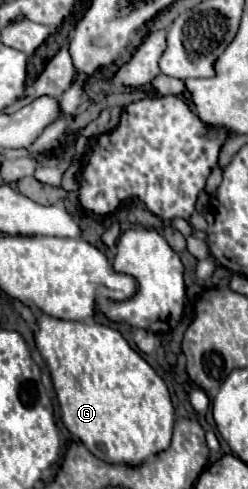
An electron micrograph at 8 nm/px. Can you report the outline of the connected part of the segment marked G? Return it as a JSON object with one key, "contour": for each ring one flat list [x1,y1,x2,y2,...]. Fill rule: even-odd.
{"contour":[[40,314,40,330,36,332,36,346,46,360,52,384,60,402,62,422,84,446,106,464,128,464,140,466,150,456,164,452,172,442,174,428,174,406,164,380,152,370,152,366,134,352,122,334,114,328,96,322,70,322]]}

